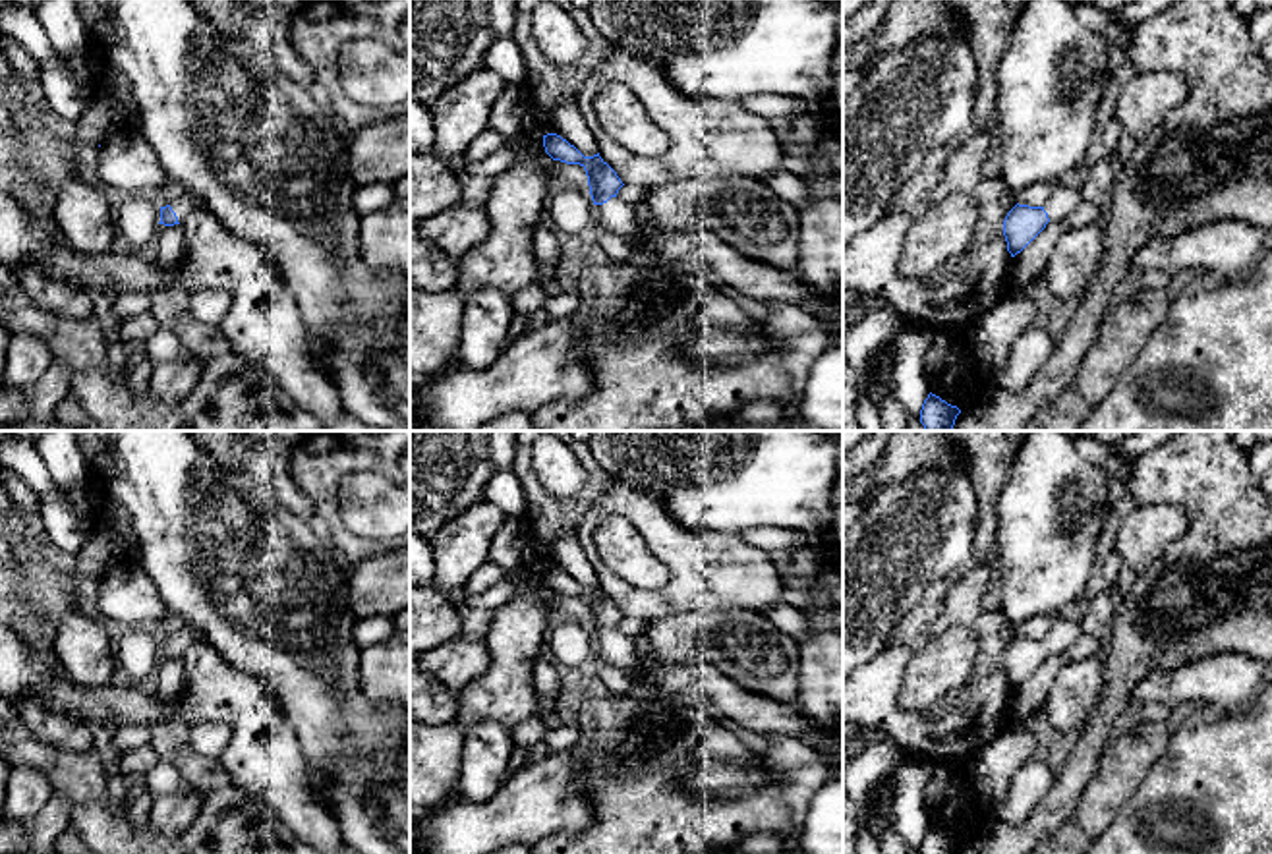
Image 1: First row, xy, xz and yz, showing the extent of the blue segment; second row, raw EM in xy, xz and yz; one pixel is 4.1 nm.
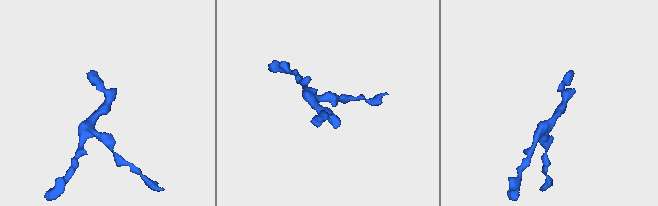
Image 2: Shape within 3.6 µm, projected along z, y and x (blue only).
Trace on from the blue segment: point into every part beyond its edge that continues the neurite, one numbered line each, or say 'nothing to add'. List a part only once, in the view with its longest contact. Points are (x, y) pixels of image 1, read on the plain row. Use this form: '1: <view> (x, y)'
1: xz (621, 652)

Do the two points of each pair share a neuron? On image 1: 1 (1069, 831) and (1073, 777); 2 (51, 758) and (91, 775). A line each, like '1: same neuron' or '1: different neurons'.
1: different neurons
2: same neuron

